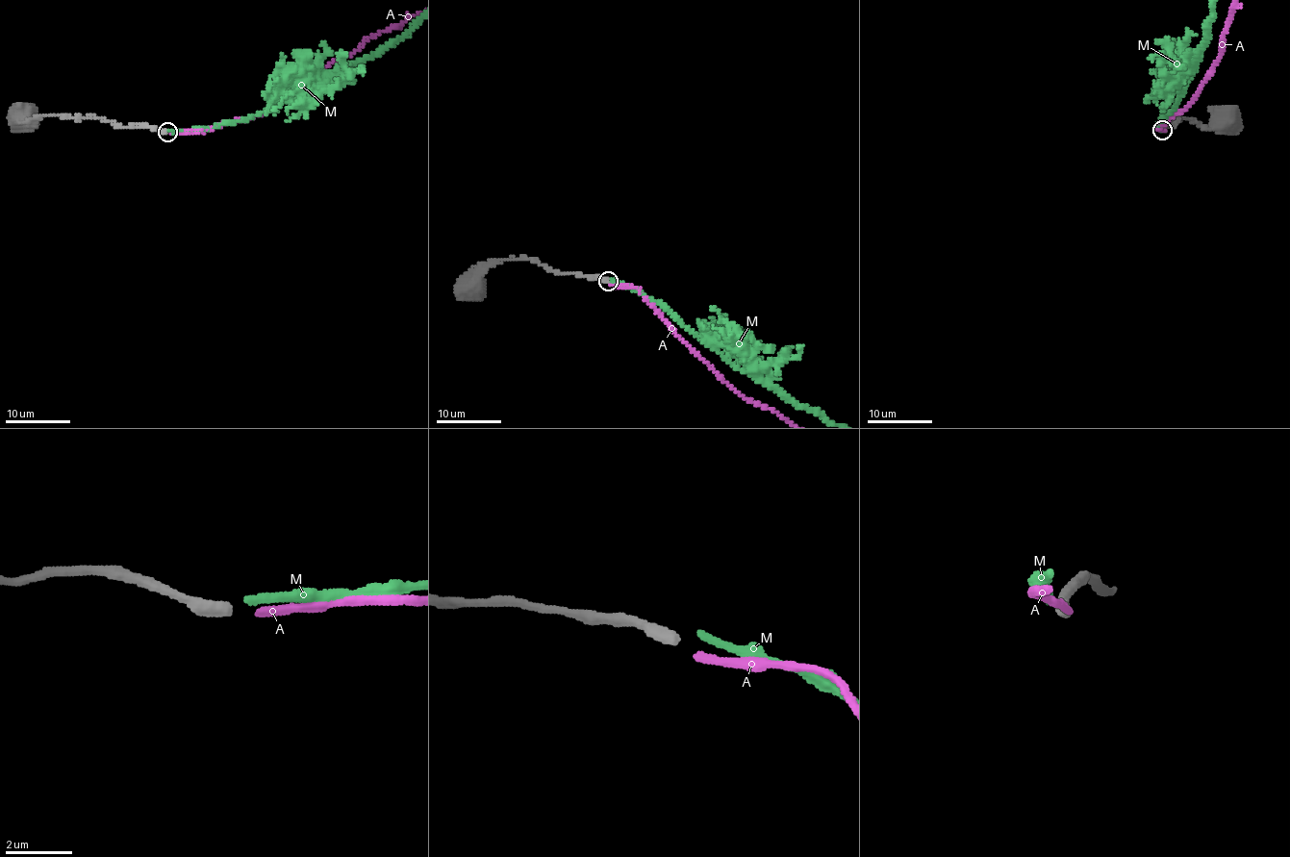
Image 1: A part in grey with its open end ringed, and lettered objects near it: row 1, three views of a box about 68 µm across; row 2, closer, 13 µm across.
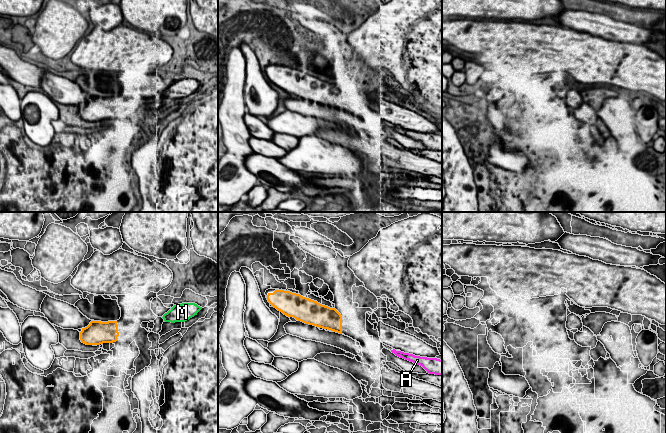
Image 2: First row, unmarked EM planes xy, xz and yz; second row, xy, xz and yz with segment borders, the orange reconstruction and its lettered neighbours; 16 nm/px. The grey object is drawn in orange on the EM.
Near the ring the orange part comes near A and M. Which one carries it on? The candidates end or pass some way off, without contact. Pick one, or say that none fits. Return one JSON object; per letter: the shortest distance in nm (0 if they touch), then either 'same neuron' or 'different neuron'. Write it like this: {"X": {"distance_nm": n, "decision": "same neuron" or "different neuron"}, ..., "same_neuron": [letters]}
{"A": {"distance_nm": 850, "decision": "different neuron"}, "M": {"distance_nm": 750, "decision": "different neuron"}, "same_neuron": []}

